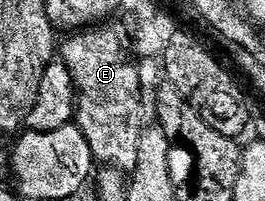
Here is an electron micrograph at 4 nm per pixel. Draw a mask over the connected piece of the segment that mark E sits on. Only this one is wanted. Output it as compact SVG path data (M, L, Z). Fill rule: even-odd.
M106 27L86 28L71 37L66 59L77 89L75 121L101 165L134 172L146 130L157 122L155 101L150 99L151 87L142 86L144 76L125 34Z

